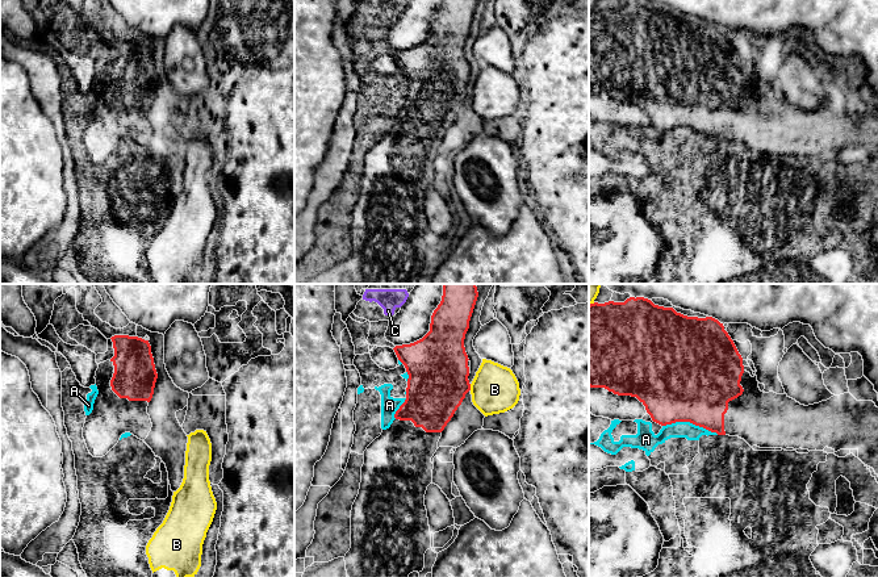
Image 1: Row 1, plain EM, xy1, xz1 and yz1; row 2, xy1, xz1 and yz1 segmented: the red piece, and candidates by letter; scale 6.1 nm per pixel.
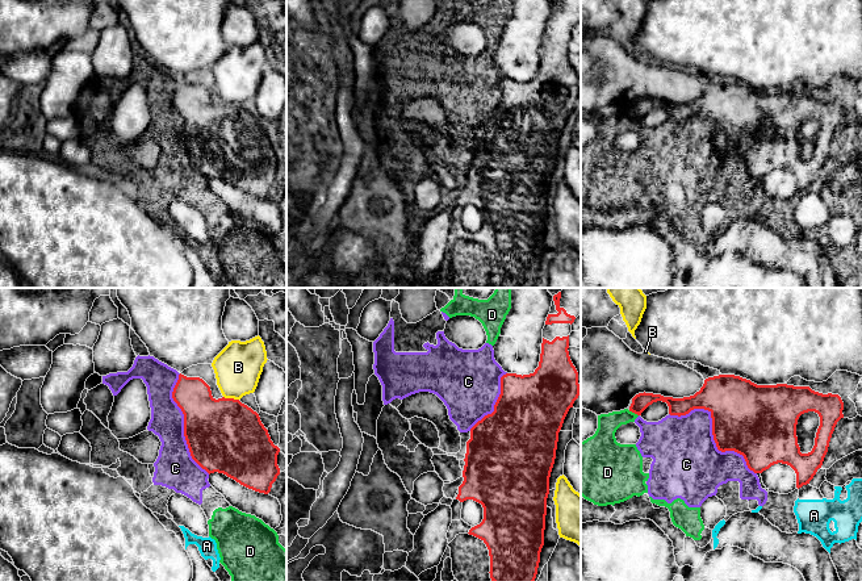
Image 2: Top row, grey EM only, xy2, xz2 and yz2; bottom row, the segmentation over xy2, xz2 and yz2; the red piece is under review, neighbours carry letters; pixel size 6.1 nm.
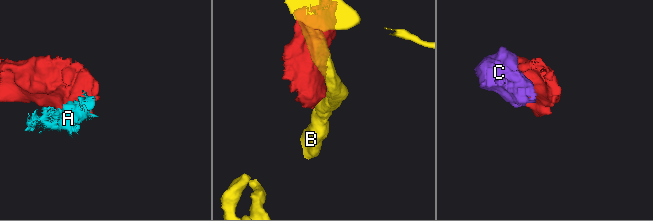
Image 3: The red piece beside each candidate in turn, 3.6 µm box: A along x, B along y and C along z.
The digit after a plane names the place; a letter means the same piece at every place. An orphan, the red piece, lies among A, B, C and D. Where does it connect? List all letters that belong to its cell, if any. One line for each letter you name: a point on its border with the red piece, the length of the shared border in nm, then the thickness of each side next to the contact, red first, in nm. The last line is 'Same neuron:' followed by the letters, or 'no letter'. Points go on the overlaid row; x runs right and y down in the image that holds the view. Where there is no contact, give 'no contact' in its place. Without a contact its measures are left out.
Same neuron: no letter

